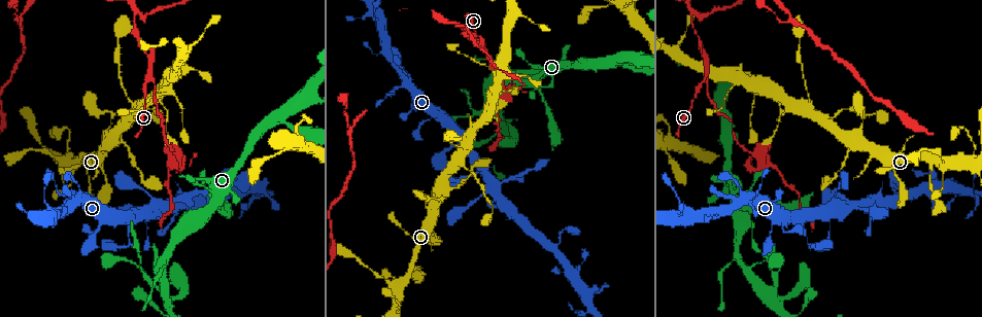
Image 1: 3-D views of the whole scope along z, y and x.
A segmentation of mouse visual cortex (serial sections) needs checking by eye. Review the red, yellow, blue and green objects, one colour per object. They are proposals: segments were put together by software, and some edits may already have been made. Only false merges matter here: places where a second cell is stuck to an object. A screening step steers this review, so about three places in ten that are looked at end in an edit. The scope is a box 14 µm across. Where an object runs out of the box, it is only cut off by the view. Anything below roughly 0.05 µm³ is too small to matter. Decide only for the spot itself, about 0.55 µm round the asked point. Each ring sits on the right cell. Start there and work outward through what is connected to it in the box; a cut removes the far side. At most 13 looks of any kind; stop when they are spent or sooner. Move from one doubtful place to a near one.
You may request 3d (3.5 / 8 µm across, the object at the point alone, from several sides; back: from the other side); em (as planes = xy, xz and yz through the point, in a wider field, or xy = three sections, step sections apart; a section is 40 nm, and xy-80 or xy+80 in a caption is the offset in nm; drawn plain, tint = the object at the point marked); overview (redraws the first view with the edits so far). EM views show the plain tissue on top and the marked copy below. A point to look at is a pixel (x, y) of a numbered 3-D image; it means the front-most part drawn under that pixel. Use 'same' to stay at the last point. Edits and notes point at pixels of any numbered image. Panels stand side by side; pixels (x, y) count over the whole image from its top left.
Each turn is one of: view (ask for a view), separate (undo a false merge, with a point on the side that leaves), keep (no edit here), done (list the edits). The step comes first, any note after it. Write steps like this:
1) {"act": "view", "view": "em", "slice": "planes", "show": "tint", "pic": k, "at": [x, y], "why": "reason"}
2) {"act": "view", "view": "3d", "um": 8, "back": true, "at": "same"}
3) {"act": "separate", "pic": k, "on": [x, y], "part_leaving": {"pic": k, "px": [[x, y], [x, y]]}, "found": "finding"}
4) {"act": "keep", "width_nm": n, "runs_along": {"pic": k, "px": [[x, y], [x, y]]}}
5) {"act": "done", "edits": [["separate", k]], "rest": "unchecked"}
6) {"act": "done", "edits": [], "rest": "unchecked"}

{"act": "view", "view": "3d", "um": 3.5, "pic": 1, "at": [147, 79], "why": "abrupt turn"}

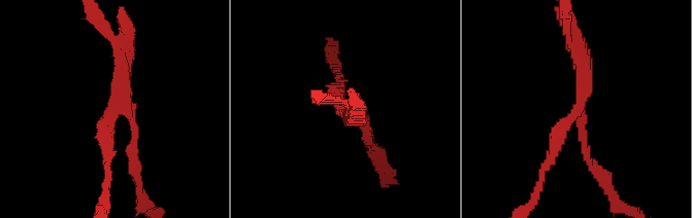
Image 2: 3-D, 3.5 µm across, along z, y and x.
{"act": "view", "view": "em", "slice": "xy", "step": 3, "show": "tint", "pic": 2, "at": [578, 107], "arms": 3, "arm_widths_nm": [150, 200, 200], "why": "now the EM"}

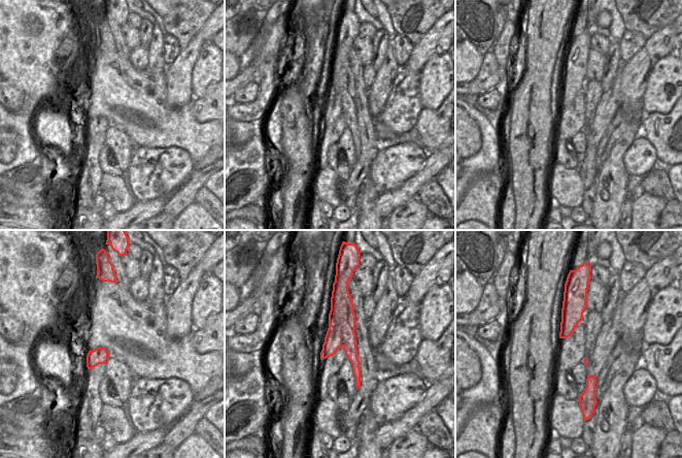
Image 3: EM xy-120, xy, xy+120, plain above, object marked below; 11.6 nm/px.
{"act": "separate", "pic": 2, "on": [584, 146], "border": {"pic": 3, "px": [[329, 317], [340, 327], [342, 346]]}, "found": "a second cell is stuck on"}

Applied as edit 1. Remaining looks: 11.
{"act": "view", "view": "overview"}

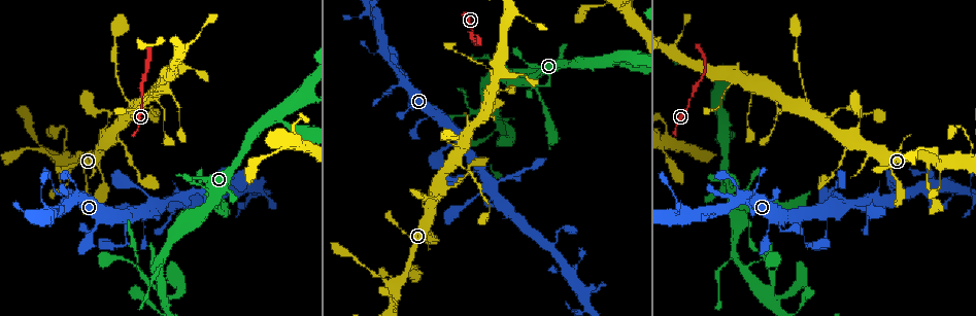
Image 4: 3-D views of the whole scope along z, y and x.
{"act": "view", "view": "3d", "um": 3.5, "pic": 4, "at": [453, 187], "why": "three arms meet"}

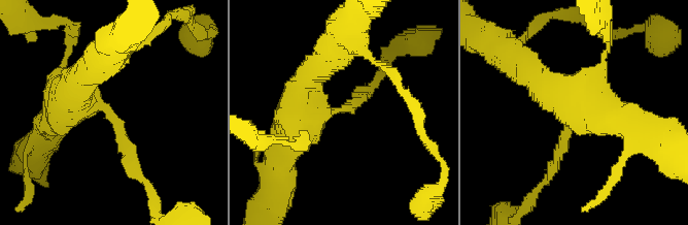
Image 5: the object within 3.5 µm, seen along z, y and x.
{"act": "view", "view": "em", "slice": "planes", "show": "tint", "pic": 5, "at": [341, 108], "arms": 3, "arm_widths_nm": [150, 400, 600]}

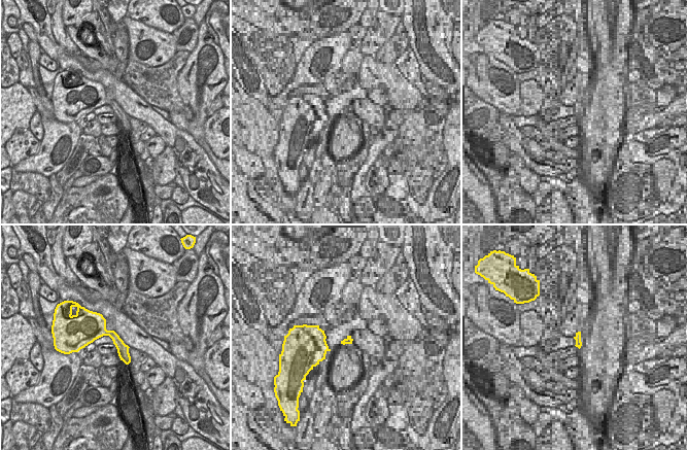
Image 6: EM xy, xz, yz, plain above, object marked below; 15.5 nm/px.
{"act": "keep", "runs_along": {"pic": 5, "px": [[60, 107], [104, 107], [136, 173]]}, "found": "all the same cell"}

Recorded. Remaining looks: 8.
{"act": "view", "view": "3d", "um": 8, "pic": 4, "at": [459, 144], "why": "thin arm on a thick one"}

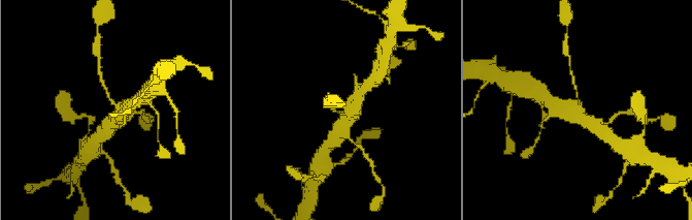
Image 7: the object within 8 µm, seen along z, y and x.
{"act": "view", "view": "3d", "um": 3.5, "pic": 7, "at": [119, 109]}

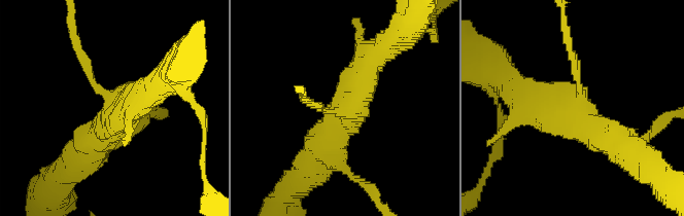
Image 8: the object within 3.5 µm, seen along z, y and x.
{"act": "keep", "arm_widths_nm": [150, 400, 500], "runs_along": {"pic": 8, "px": [[319, 155], [364, 71], [380, 52]]}, "found": "all the same cell"}

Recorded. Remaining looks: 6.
{"act": "view", "view": "3d", "um": 3.5, "pic": 4, "at": [753, 91], "why": "three-way junction"}

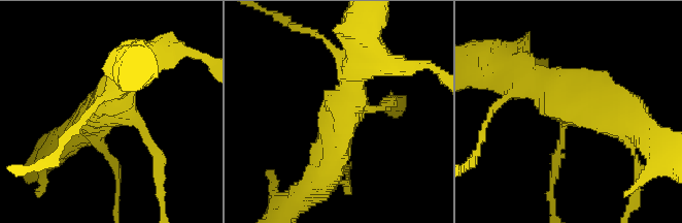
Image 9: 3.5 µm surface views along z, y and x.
{"act": "view", "view": "em", "slice": "xy", "step": 1, "show": "tint", "pic": 9, "at": [126, 112], "why": "shape alone is not enough"}

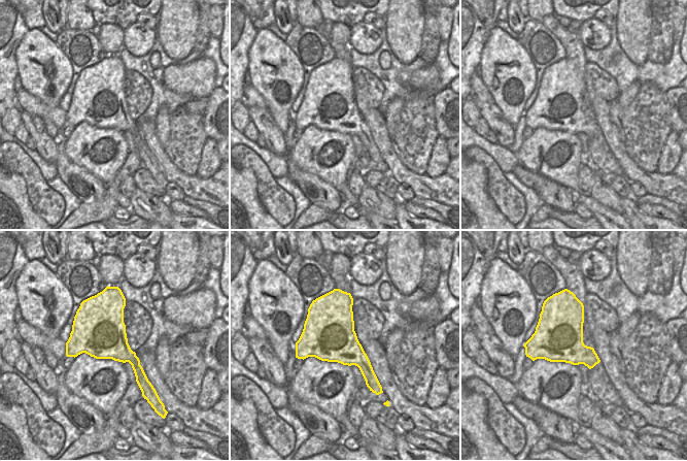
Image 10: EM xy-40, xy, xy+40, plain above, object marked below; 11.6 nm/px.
{"act": "keep", "width_nm": 600, "runs_along": {"pic": 9, "px": [[629, 123], [560, 101], [518, 66]]}, "found": "continuous, no second cell"}

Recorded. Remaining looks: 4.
{"act": "view", "view": "3d", "um": 3.5, "pic": 4, "at": [734, 257], "why": "narrows sharply"}

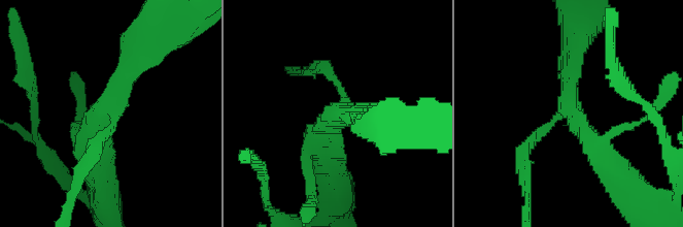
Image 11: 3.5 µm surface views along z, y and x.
{"act": "view", "view": "em", "slice": "xy", "step": 2, "show": "tint", "pic": 11, "at": [571, 106], "arms": 3, "arm_widths_nm": [150, 300, 300], "why": "shape alone is not enough"}

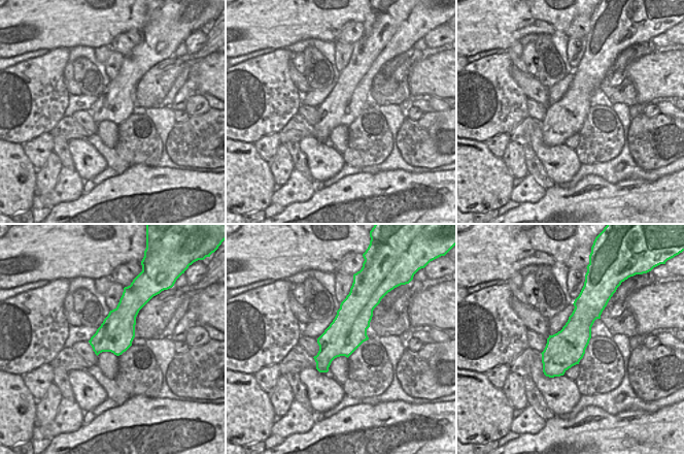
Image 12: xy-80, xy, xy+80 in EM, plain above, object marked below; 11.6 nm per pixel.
{"act": "separate", "pic": 11, "on": [531, 144], "found": "two cells meet here"}

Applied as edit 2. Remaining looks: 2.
{"act": "done", "edits": [["separate", 2], ["separate", 11]], "rest": "unchecked"}

